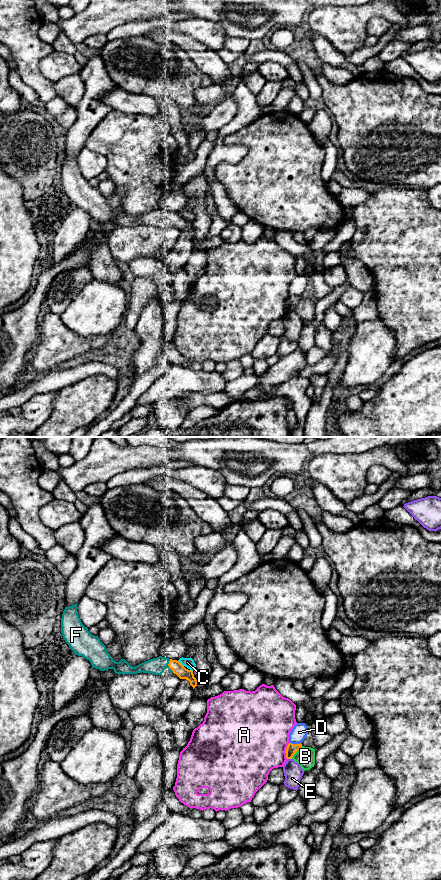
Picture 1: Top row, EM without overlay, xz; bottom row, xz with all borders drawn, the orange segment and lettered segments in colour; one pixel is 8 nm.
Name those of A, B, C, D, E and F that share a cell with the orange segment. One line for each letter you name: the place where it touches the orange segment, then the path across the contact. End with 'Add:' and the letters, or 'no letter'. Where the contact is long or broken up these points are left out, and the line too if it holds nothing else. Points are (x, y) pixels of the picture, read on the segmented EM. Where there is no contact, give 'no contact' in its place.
F: contact xz (168, 665)
Add: F

